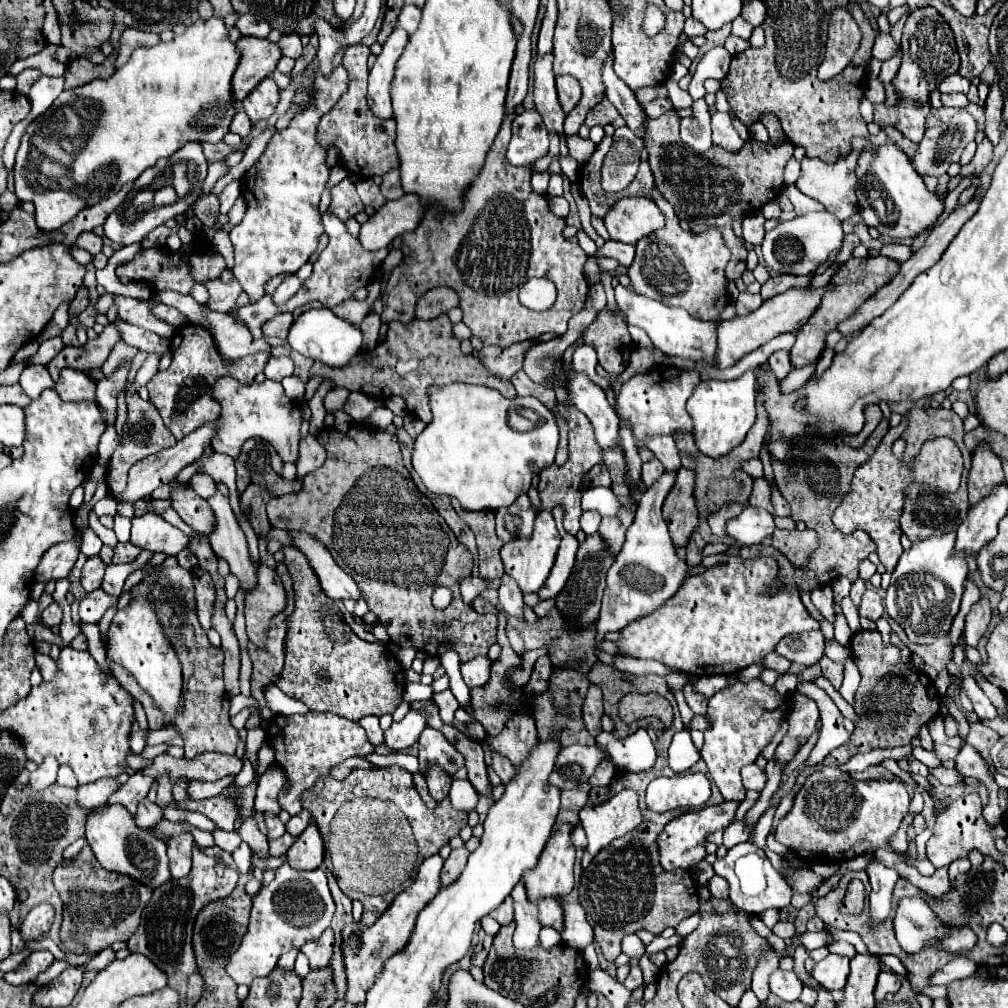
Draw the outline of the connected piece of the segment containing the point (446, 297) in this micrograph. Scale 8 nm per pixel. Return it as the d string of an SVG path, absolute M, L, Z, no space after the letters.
M437 287L427 291L417 305L417 317L419 319L435 319L439 315L445 315L449 309L459 305L459 295L453 289Z

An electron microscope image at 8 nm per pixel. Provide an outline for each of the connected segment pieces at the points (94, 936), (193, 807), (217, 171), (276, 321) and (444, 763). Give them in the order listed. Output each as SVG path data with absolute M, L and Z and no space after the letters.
M85 845L73 859L59 863L53 873L53 883L63 901L61 943L77 955L99 953L117 941L127 941L127 937L137 931L141 913L153 893L127 875L105 871L89 845Z
M231 785L227 789L223 789L217 797L211 797L207 801L179 801L179 803L175 803L175 807L183 809L183 811L203 813L219 829L233 831L233 821L235 821L237 807L235 807L235 793L233 793Z
M222 161L215 162L210 164L208 167L208 173L206 179L203 183L203 191L198 197L200 199L203 195L208 195L211 187L215 185L218 179L223 177L229 171L229 167Z
M281 313L281 315L269 319L269 321L263 325L263 335L265 335L265 337L285 339L289 327L291 327L291 313Z
M426 727L419 735L418 748L421 775L429 773L429 765L437 765L453 777L465 763L465 757L443 737L443 733L431 727Z

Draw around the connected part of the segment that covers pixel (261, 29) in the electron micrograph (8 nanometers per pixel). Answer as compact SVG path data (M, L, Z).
M241 15L235 23L235 27L239 29L241 35L251 35L251 37L267 37L271 27L267 25L267 21L251 17L251 15Z

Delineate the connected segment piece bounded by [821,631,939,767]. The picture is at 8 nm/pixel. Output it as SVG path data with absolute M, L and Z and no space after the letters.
M859 631L851 639L851 655L855 657L855 663L861 673L861 685L855 691L855 703L853 709L859 715L859 723L855 725L855 731L849 739L849 743L837 747L831 751L821 765L825 767L839 767L843 765L847 757L847 749L851 755L855 753L867 753L875 747L897 747L897 745L909 745L913 737L917 737L919 729L937 717L939 713L939 695L933 693L935 687L927 675L921 671L909 671L905 663L911 657L911 651L899 641L895 633L891 633L891 643L901 649L901 659L895 665L883 663L883 643L881 635L877 631Z

